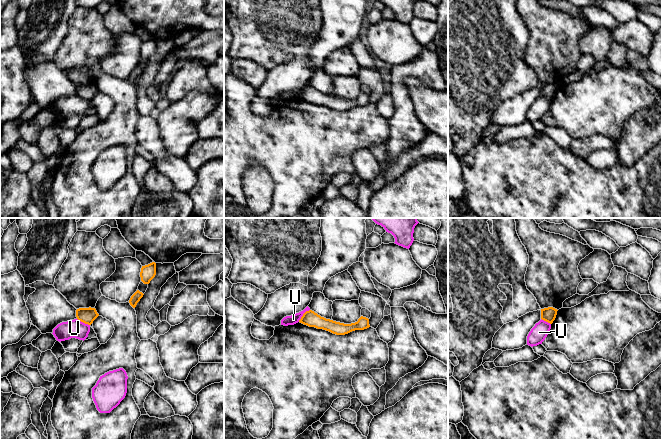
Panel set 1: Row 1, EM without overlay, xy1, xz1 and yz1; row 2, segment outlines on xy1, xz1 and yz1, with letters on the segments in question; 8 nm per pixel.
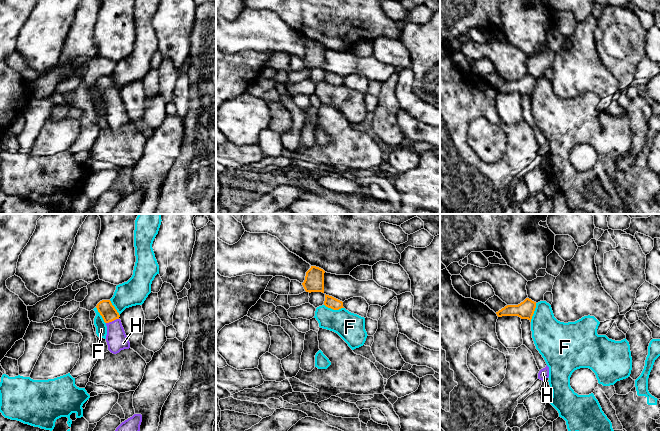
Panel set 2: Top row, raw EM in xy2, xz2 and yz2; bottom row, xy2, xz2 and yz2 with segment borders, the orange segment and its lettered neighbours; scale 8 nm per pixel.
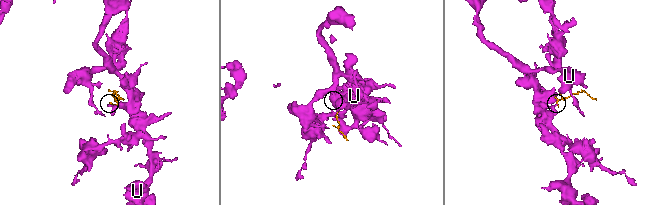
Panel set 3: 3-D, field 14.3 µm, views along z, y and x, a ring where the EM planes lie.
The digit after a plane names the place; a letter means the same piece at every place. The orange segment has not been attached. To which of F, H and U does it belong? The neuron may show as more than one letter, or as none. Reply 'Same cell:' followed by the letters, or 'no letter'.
Same cell: H

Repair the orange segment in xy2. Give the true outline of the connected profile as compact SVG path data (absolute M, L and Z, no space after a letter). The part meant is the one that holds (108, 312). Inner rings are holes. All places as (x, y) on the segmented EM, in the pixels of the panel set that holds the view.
M102 300L96 306L107 326L106 342L108 350L117 354L121 350L129 349L130 342L122 326L120 315L110 300Z

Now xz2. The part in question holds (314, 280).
M311 266L306 272L305 280L302 283L306 292L322 292L324 293L324 273L325 271L319 267Z

